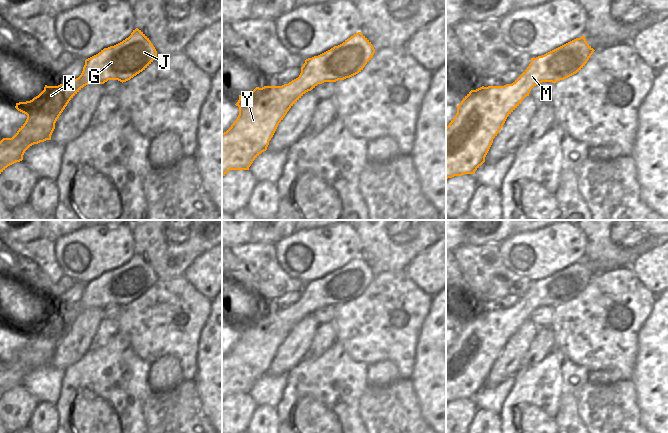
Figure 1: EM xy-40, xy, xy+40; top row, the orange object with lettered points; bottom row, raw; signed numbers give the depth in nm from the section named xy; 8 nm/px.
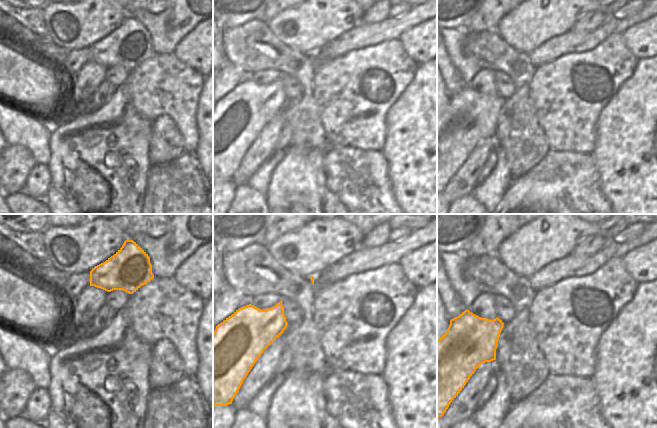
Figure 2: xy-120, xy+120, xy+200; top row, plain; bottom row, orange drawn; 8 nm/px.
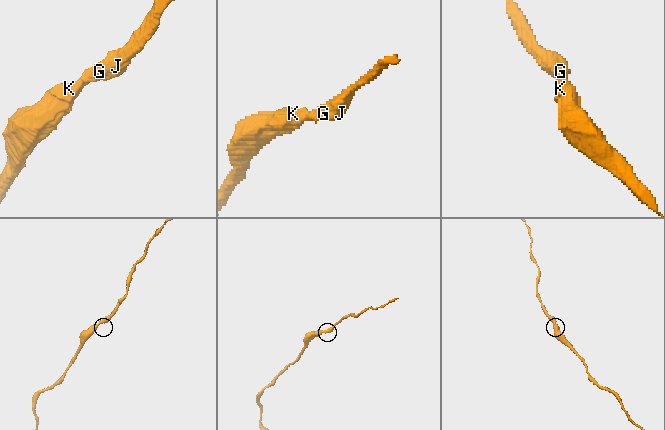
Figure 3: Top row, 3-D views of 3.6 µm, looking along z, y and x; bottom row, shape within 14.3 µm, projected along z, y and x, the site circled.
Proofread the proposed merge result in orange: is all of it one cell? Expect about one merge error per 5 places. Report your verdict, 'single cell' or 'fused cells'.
single cell

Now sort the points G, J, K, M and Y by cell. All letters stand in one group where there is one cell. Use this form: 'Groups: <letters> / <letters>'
Groups: G J K M Y

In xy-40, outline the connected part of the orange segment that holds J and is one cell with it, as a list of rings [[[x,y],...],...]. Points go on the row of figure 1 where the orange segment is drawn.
[[[138,28],[122,42],[104,48],[98,54],[85,60],[81,75],[58,86],[45,85],[44,90],[30,101],[16,103],[15,108],[26,114],[25,123],[12,138],[0,141],[0,174],[10,165],[23,160],[25,151],[32,145],[51,140],[55,123],[69,101],[88,84],[104,84],[108,80],[126,82],[145,70],[157,57],[157,51],[149,38]]]

